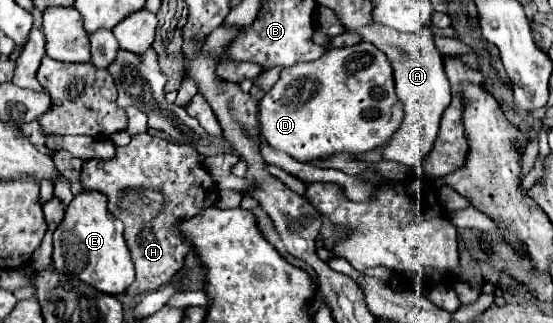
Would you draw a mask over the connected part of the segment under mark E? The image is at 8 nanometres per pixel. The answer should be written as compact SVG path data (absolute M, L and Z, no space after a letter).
M83 190L69 204L61 226L53 234L53 266L65 274L77 276L95 290L111 296L123 294L135 280L133 262L123 240L123 224L105 208L105 196Z

